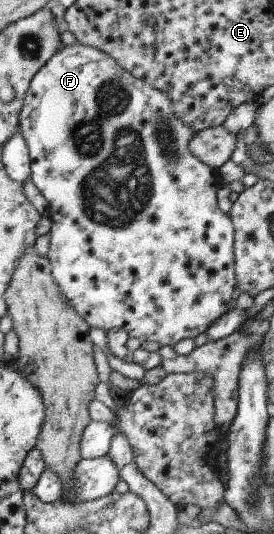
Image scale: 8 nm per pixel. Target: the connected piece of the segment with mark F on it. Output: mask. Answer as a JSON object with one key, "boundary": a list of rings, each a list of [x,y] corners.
{"boundary":[[[75,42],[69,46],[64,46],[59,52],[55,52],[43,65],[40,70],[32,77],[29,82],[28,90],[26,90],[22,108],[20,109],[18,118],[18,132],[24,137],[28,152],[29,152],[29,175],[32,184],[38,189],[38,192],[42,194],[44,200],[47,201],[46,216],[51,220],[52,226],[49,230],[49,249],[47,252],[47,259],[50,263],[51,275],[53,276],[54,282],[58,285],[61,293],[68,304],[78,313],[78,316],[82,318],[86,324],[92,328],[102,328],[105,332],[110,329],[124,329],[124,332],[129,337],[138,338],[138,340],[152,340],[158,342],[159,346],[173,346],[182,338],[194,338],[198,334],[205,332],[206,328],[212,324],[219,316],[226,314],[230,309],[234,308],[234,297],[236,296],[236,279],[234,274],[234,253],[233,253],[233,226],[228,214],[223,213],[217,205],[216,198],[216,186],[219,183],[217,175],[214,170],[208,168],[203,162],[196,160],[189,151],[187,146],[188,141],[192,138],[192,135],[196,132],[191,129],[190,126],[186,125],[176,114],[174,105],[170,102],[170,99],[162,92],[146,86],[144,82],[132,78],[130,73],[120,68],[114,62],[113,58],[110,58],[106,53],[101,50],[89,47],[86,45],[80,45]]]}

